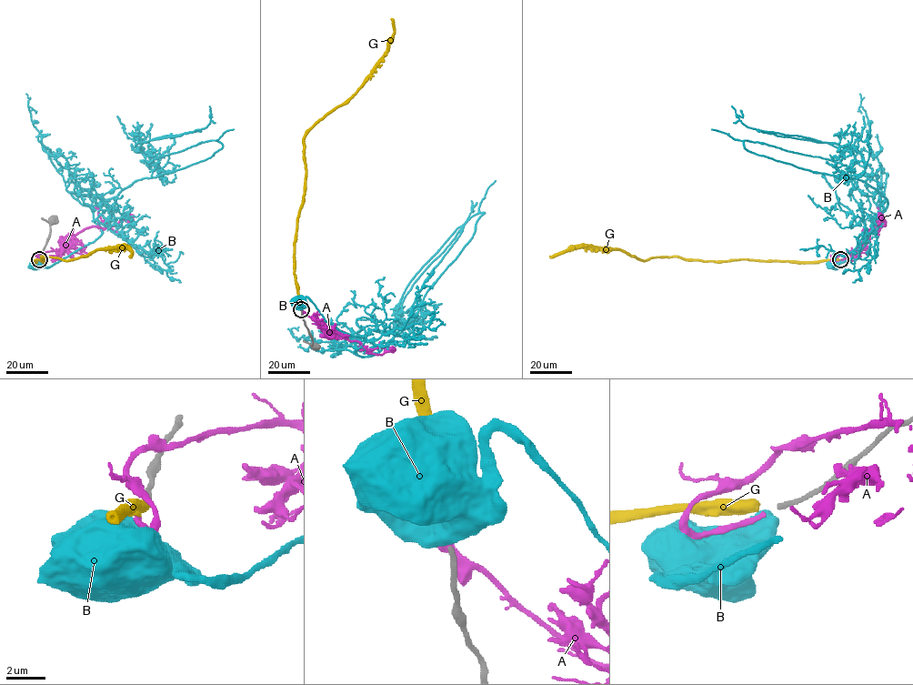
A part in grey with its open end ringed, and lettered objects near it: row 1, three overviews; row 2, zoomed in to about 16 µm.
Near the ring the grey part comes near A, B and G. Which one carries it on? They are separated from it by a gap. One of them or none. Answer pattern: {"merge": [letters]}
{"merge": ["A"]}

